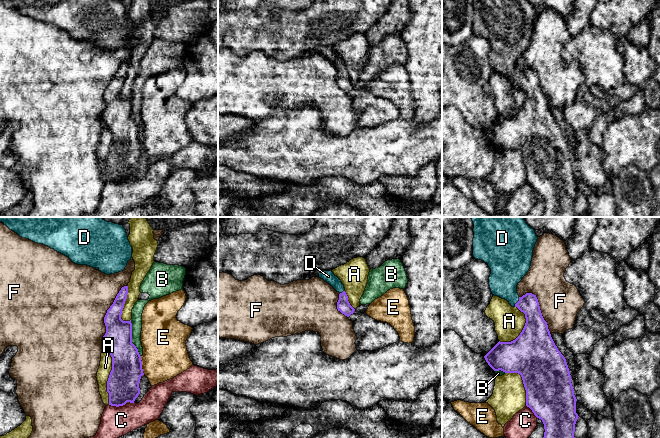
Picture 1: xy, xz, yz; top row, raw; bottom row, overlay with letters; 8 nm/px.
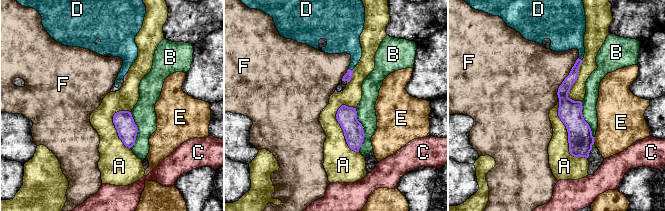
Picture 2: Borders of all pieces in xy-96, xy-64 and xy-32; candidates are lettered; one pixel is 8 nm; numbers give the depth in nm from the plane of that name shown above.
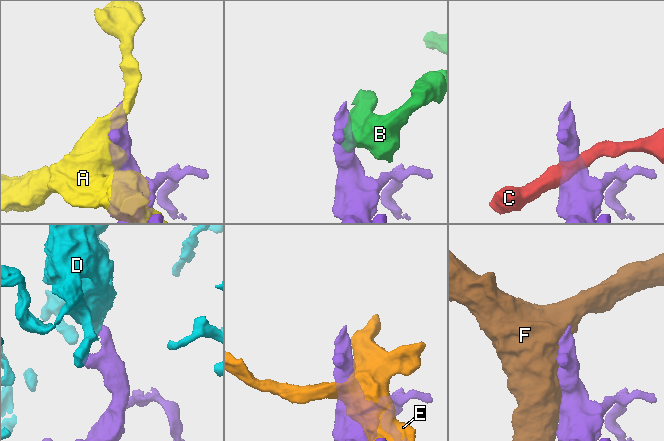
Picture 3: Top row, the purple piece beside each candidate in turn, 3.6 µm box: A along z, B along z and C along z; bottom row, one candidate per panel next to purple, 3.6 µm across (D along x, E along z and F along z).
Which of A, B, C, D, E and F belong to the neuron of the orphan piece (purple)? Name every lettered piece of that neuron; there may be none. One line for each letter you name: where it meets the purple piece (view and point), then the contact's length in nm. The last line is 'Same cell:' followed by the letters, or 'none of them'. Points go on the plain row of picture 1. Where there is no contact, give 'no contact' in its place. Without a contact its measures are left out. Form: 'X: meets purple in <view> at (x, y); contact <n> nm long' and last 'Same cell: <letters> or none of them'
D: meets purple in yz at (517, 78); contact 90 nm long
Same cell: D

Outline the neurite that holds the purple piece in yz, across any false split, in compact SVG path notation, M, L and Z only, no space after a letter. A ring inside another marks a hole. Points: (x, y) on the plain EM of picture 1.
M474 0L473 4L473 33L488 40L491 45L489 62L494 72L498 72L509 78L512 83L517 83L525 90L526 99L520 111L511 118L498 118L485 132L488 141L494 147L505 149L518 149L521 151L526 166L526 182L544 200L544 213L542 217L575 217L575 200L578 195L576 189L576 173L571 159L571 151L565 133L555 121L547 98L544 96L538 75L532 69L526 69L520 73L517 69L517 61L530 45L533 26L538 13L535 6L528 0Z

